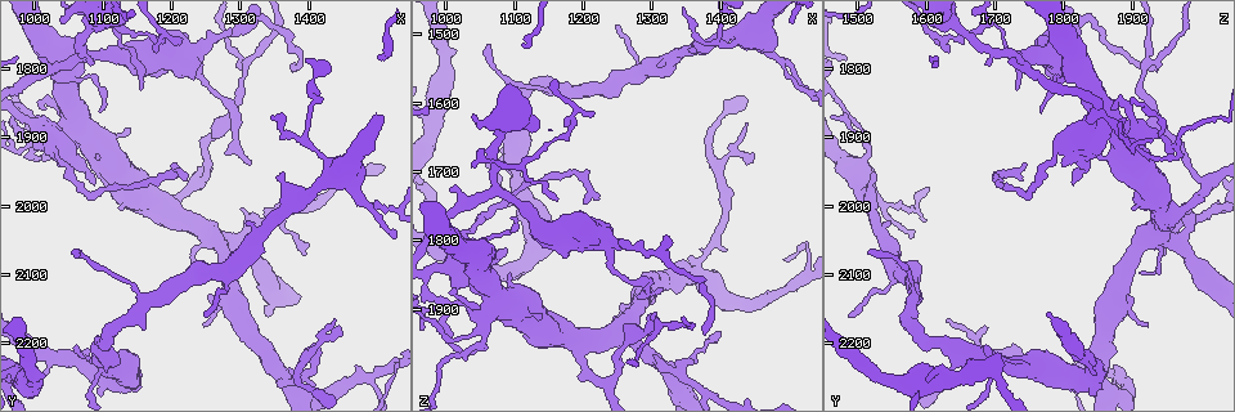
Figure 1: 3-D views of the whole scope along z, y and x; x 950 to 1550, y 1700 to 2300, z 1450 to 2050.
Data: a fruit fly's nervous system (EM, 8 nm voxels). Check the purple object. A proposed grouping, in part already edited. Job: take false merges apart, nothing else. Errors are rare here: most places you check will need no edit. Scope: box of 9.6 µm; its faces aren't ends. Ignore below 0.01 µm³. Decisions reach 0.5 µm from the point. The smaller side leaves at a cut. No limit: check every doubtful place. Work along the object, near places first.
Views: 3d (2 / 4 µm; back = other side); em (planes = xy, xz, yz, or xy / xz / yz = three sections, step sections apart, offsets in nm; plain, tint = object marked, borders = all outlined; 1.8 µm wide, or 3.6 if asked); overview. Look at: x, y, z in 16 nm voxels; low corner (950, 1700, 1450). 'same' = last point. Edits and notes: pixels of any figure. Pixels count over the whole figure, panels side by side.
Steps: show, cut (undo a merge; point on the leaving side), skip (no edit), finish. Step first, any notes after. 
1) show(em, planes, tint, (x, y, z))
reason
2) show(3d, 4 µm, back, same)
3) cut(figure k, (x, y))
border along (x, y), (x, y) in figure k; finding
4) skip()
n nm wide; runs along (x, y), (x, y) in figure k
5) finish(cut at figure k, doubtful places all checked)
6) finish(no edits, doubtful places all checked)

show(em, xy, step 4, tint, (1100, 2230, 1715))
narrows sharply

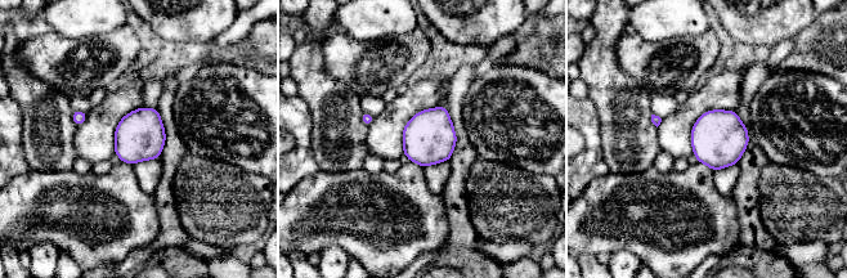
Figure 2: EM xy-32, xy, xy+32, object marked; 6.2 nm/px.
skip()
300 nm wide; all the same cell

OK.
show(em, xy, step 8, tint, (1000, 1910, 1890))
sharp bend

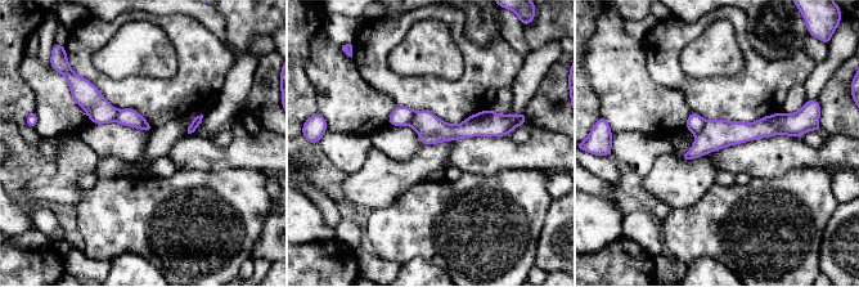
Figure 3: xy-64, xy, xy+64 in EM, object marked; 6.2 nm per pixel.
show(em, planes, tint, same)
cut it another way

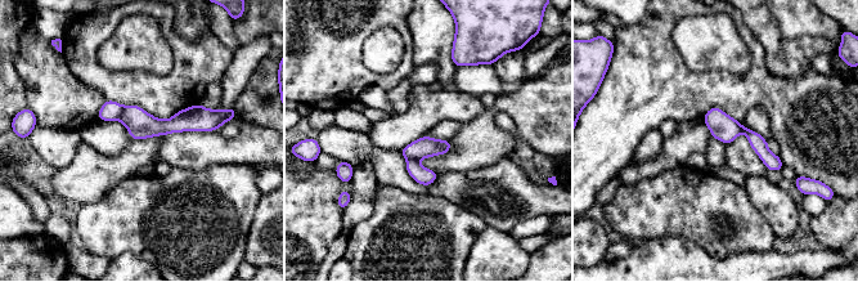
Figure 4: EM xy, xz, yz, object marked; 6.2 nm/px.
cut(figure 4, (109, 111))
border along (124, 106), (118, 119) in figure 4; a second cell is stuck on

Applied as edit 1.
show(em, xy, step 4, tint, (1030, 1915, 1965))
arms part here

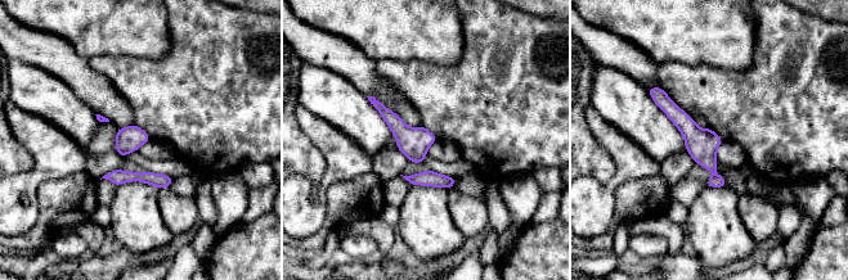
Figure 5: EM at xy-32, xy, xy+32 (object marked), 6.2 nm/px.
show(em, planes, tint, same)

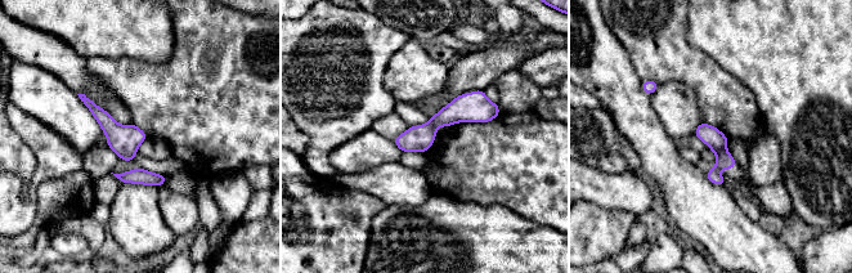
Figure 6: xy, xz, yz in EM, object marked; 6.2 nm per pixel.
skip()
runs along (496, 110), (458, 110), (398, 141) in figure 6; continuous, no second cell

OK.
show(3d, 2 µm, (1185, 1755, 1620))

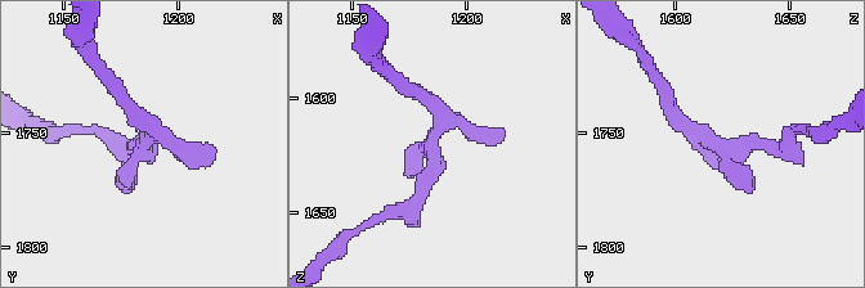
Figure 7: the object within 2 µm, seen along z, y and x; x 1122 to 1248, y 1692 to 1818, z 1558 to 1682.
show(em, xz, step 8, tint, (1185, 1756, 1626))

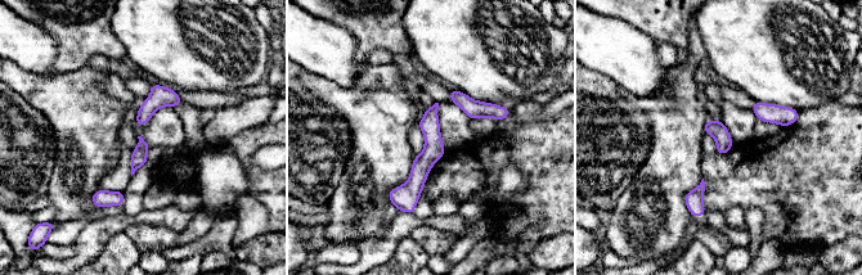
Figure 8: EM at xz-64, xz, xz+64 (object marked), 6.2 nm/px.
show(em, planes, borders, same)

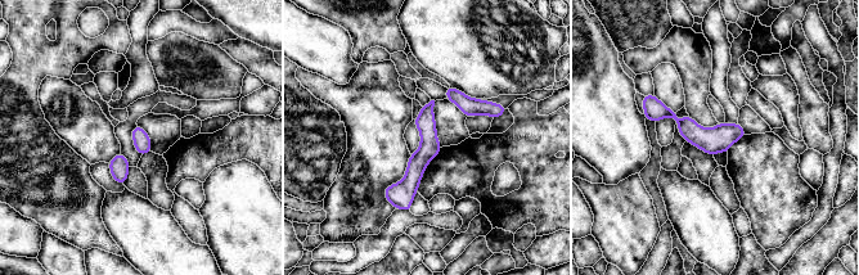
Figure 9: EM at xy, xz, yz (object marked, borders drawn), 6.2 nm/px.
skip()
110 nm wide; runs along (430, 107), (427, 150), (399, 206) in figure 9; all the same cell

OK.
finish(cut at figure 4, doubtful places all checked)

